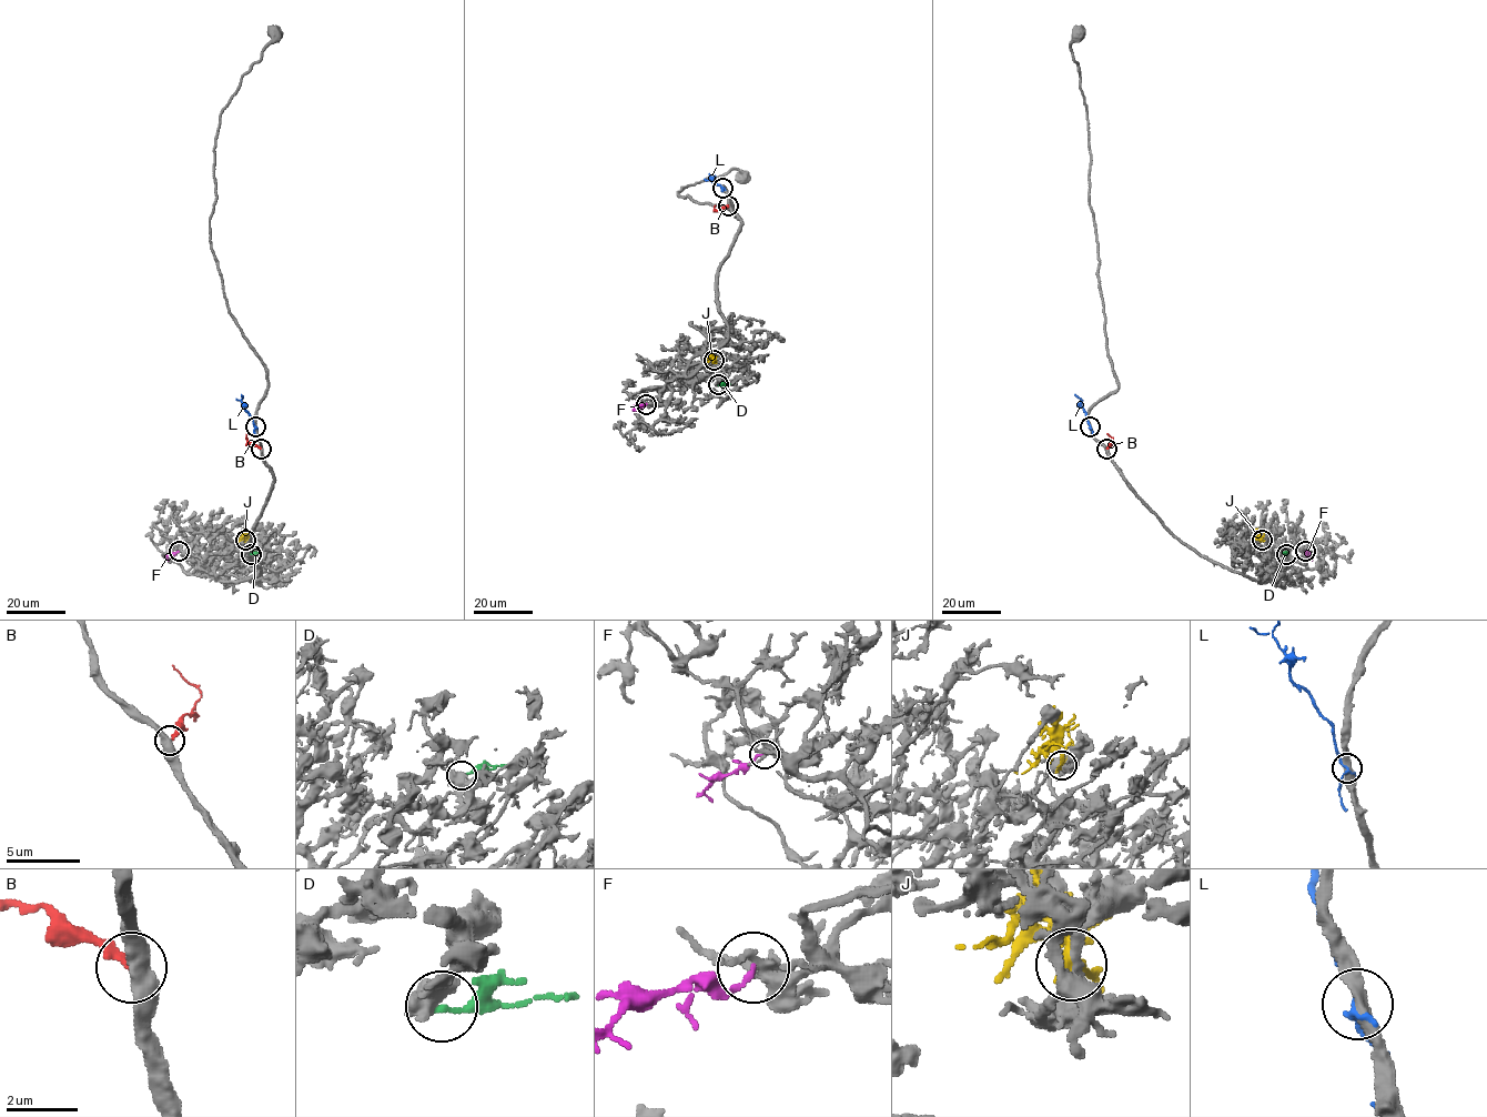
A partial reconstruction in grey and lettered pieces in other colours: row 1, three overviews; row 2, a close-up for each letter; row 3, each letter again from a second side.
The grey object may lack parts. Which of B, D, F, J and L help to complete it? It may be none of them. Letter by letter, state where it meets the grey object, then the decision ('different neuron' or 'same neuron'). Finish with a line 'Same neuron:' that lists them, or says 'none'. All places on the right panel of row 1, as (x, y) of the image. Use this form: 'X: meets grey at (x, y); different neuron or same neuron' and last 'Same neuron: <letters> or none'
B: meets grey at (1106, 449); different neuron
D: meets grey at (1286, 554); different neuron
F: meets grey at (1305, 551); different neuron
J: meets grey at (1262, 540); different neuron
L: meets grey at (1090, 426); different neuron
Same neuron: none

